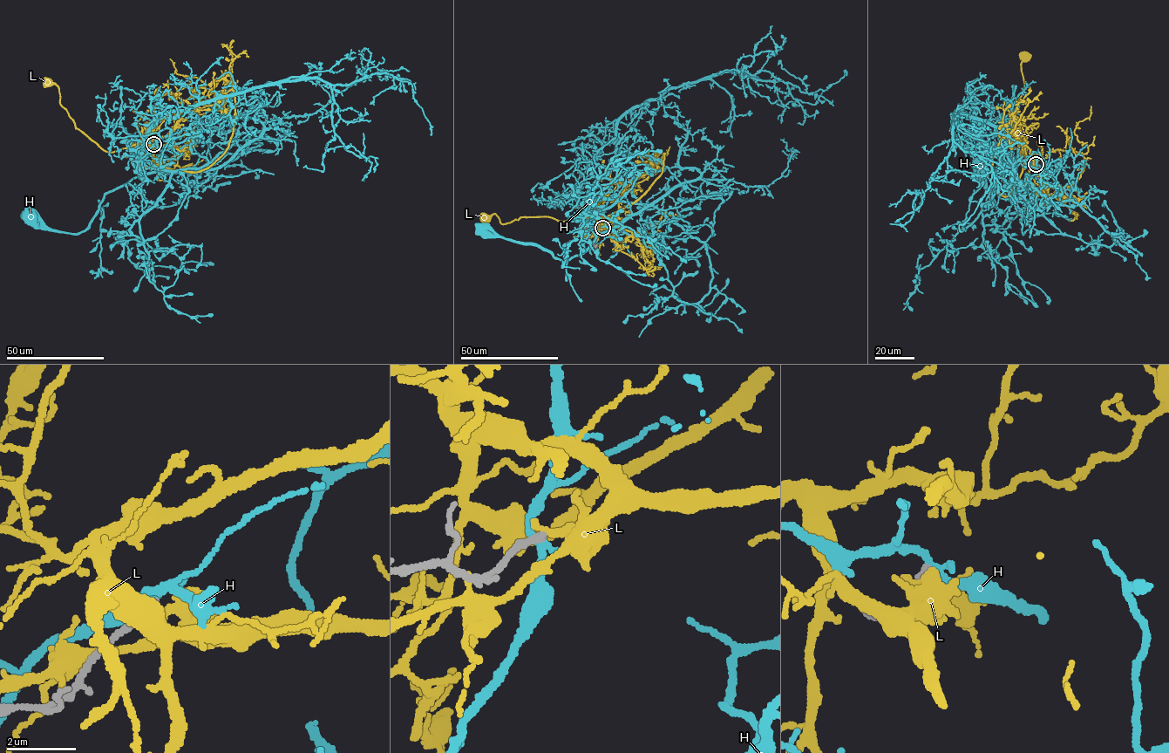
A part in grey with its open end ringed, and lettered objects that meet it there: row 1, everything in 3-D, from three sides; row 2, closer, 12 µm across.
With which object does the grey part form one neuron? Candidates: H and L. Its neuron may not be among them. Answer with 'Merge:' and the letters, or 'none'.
Merge: none

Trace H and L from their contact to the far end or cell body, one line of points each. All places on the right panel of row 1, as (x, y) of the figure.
H: (1035, 163), (1003, 165), (1009, 187), (1037, 193), (1012, 213), (999, 209), (979, 167)
L: (1035, 165), (1033, 167), (1024, 154), (1015, 147), (1010, 136), (1012, 113), (1024, 86), (1021, 64), (1023, 56)

